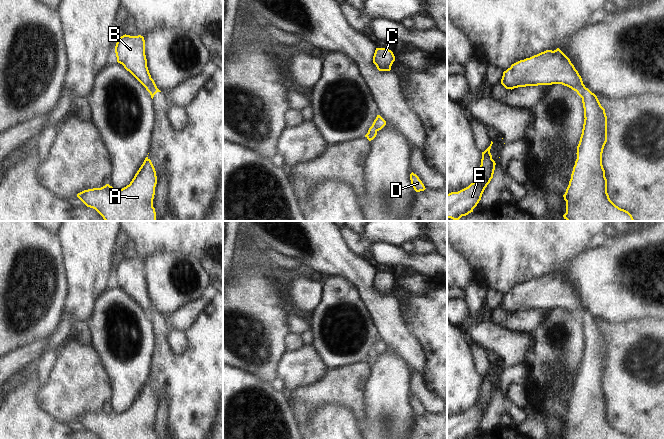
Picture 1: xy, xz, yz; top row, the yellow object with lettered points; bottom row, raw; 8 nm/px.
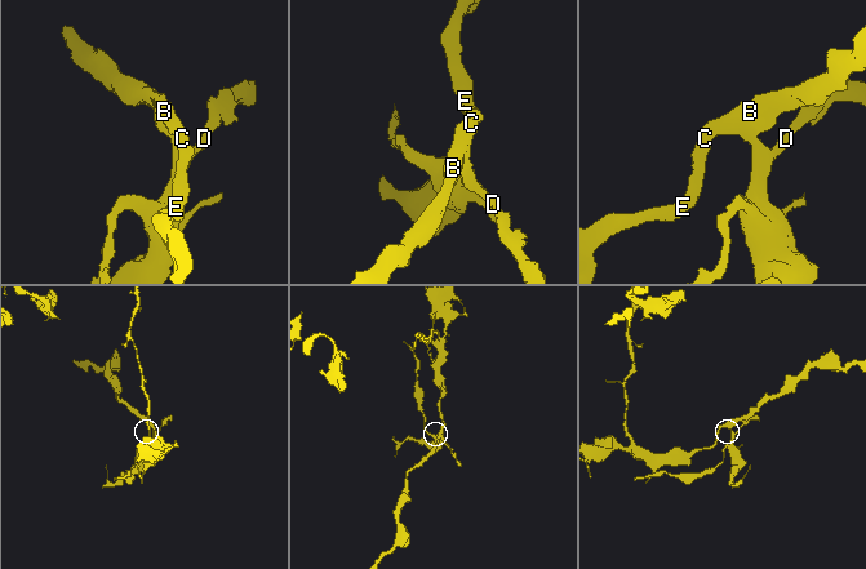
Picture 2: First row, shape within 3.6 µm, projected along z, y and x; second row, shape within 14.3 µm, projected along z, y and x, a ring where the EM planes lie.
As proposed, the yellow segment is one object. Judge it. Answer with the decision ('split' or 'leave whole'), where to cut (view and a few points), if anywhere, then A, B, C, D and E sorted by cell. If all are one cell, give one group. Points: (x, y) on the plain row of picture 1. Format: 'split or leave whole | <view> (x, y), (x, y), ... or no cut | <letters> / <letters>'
split | yz (585, 311), (576, 315) | A D / B C E

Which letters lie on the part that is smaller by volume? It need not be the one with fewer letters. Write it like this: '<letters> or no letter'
A, D

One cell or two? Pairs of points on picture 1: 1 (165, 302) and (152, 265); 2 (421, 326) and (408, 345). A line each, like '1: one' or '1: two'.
1: one
2: two

